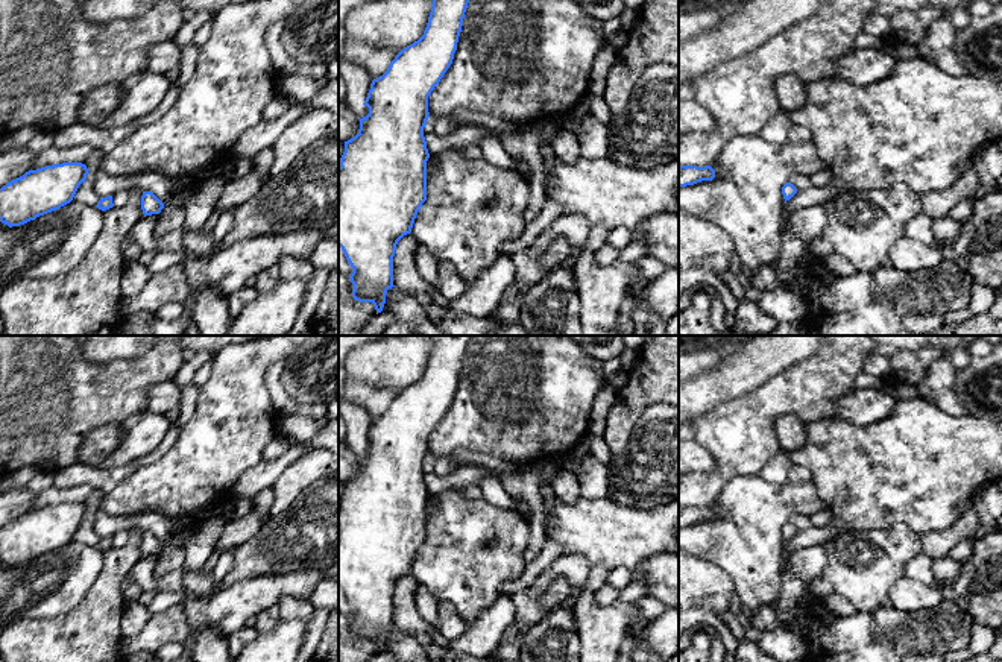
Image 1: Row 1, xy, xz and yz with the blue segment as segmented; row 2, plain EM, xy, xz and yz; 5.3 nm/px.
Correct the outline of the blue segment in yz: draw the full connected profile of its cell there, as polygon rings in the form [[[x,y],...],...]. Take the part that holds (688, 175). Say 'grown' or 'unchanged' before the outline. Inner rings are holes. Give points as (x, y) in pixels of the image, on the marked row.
unchanged; [[[679,166],[679,187],[694,185],[701,181],[712,181],[715,170],[711,166]]]

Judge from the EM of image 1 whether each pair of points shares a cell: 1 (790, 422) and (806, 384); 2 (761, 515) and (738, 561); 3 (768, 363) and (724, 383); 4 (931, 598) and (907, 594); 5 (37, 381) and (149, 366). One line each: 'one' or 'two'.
1: two
2: one
3: one
4: one
5: one

